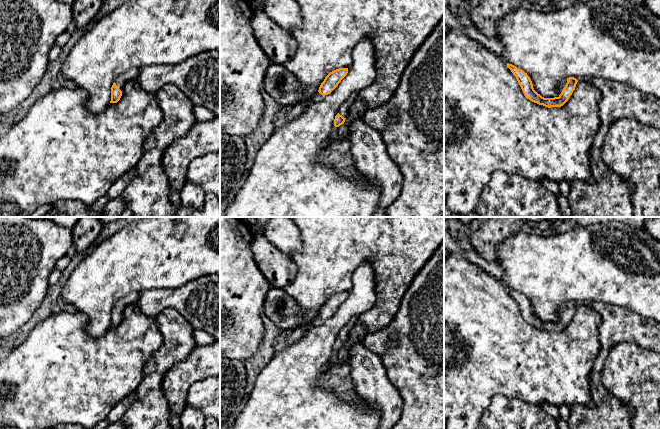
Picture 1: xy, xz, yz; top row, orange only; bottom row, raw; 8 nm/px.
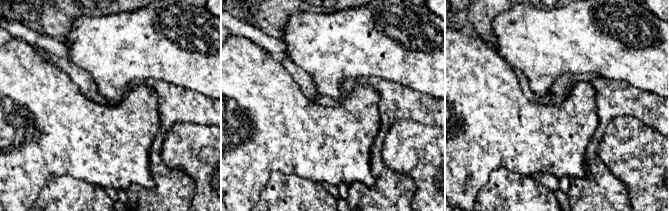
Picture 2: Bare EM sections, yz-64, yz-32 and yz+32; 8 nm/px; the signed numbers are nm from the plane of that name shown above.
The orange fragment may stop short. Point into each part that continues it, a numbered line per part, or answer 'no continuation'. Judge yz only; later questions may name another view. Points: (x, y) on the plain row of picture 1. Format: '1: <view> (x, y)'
1: yz (562, 307)

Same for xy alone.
1: xy (132, 298)

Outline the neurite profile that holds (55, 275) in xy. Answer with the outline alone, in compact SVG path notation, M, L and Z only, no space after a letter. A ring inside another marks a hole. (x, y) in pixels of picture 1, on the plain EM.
M55 268L50 274L49 281L48 281L49 285L50 286L55 285L59 281L61 274L62 274L62 271Z

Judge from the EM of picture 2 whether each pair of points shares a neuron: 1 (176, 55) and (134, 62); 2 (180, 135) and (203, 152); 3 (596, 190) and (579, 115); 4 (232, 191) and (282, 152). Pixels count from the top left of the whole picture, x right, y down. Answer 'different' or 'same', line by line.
1: same
2: same
3: different
4: same

